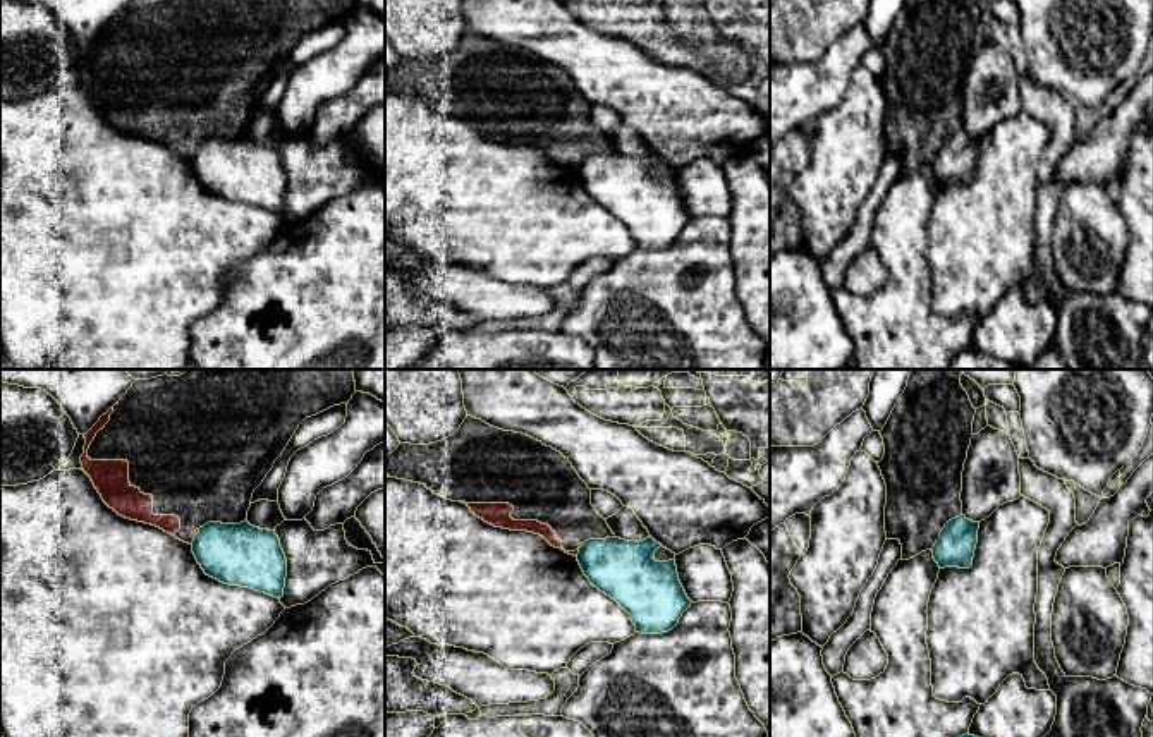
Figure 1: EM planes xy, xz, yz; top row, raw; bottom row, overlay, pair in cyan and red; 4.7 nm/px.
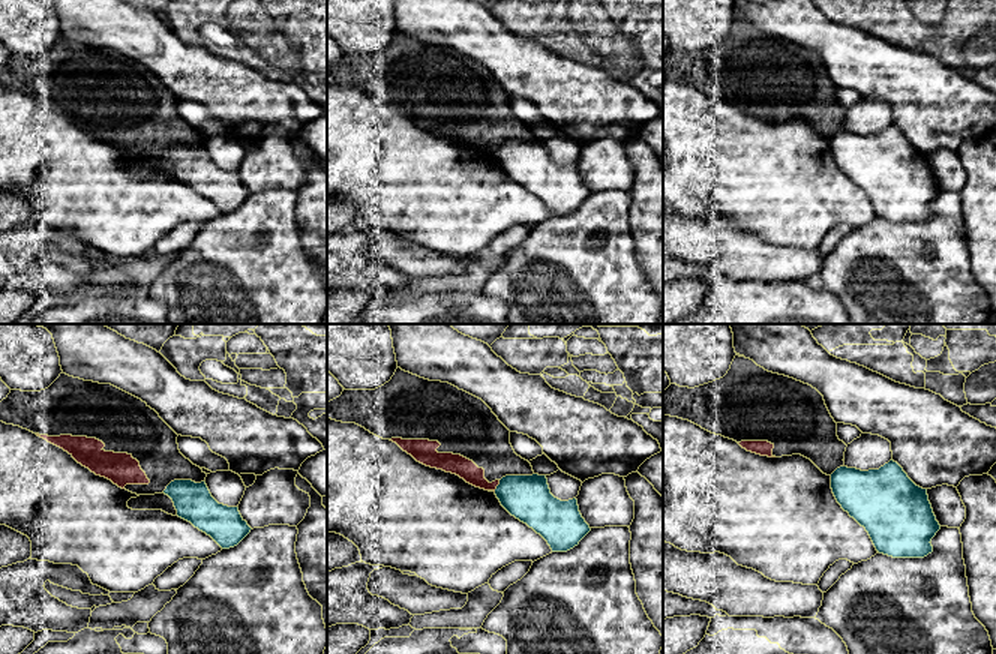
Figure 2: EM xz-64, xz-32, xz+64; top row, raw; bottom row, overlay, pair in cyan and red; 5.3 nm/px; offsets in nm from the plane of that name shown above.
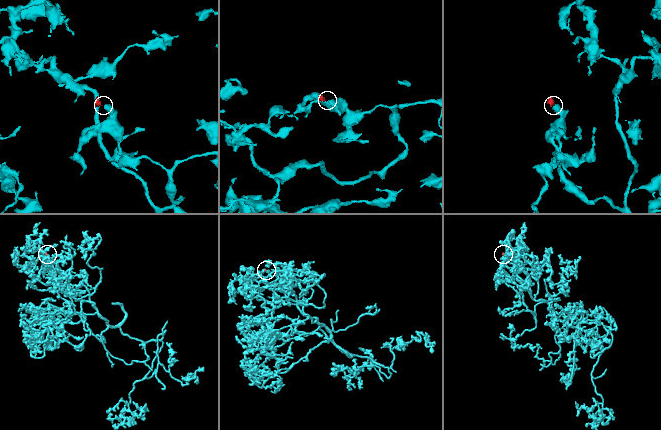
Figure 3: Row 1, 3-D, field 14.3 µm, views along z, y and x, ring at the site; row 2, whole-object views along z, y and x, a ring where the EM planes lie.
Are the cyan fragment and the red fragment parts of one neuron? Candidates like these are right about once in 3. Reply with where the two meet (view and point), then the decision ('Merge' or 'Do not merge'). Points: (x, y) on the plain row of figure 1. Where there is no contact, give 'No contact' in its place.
Touches cyan at xz (579, 165). Do not merge

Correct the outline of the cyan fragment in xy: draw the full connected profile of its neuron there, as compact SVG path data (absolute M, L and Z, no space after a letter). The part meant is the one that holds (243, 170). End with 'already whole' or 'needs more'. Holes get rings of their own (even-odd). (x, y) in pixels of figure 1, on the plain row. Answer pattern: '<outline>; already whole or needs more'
M247 136L208 137L196 149L192 168L204 189L223 199L284 211L287 174L275 146L254 143Z; already whole

